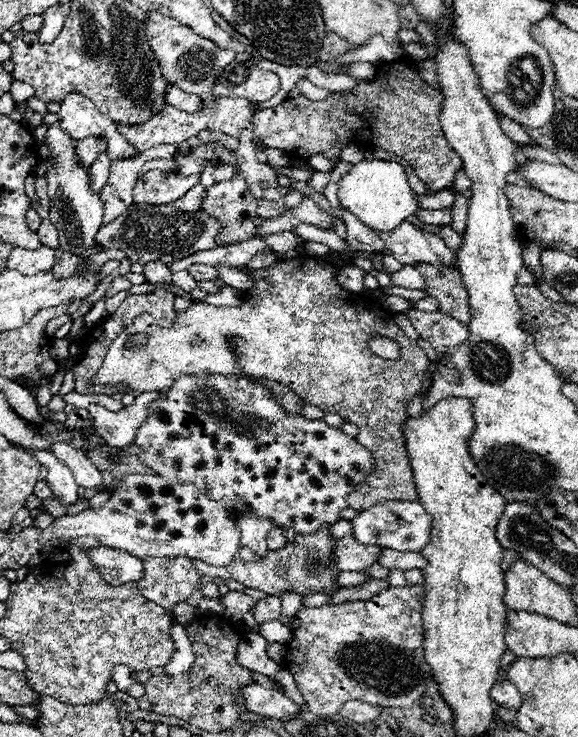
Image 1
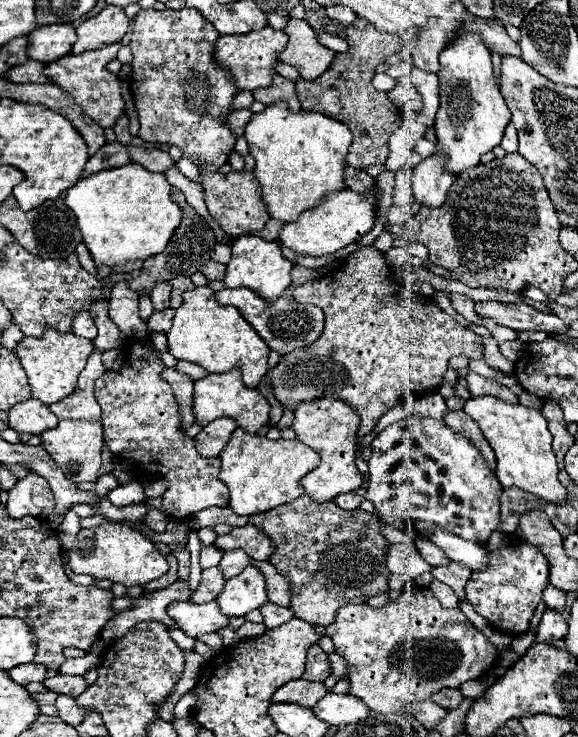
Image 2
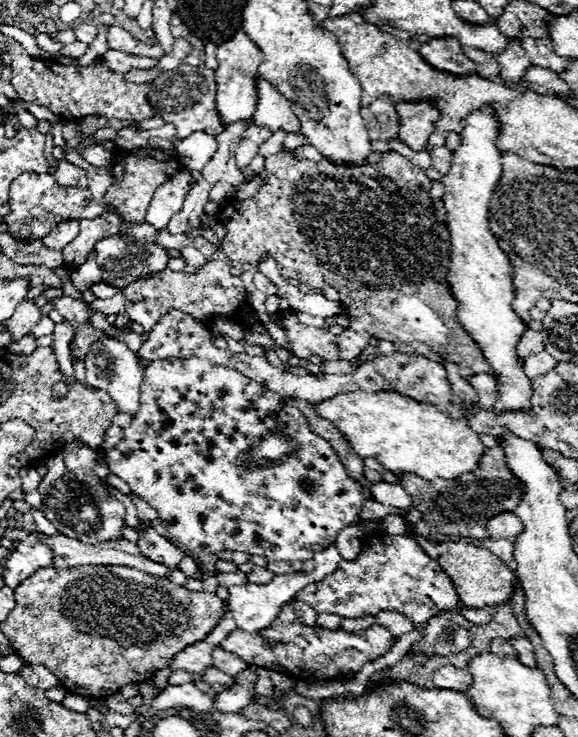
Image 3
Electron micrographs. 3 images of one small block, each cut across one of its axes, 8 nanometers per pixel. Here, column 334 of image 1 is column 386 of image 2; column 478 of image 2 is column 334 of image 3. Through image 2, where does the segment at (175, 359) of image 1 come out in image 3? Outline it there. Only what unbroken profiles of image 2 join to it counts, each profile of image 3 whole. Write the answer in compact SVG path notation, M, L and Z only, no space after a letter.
M284 312L282 322L286 326L288 342L298 358L320 356L324 360L338 360L338 346L336 336L332 336L324 328L310 328L298 322L296 312Z

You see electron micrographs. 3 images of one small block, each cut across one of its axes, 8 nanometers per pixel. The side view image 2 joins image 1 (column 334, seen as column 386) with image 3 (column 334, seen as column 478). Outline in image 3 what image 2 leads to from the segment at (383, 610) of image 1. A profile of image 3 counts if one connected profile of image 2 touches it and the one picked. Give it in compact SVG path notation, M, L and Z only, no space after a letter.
M282 606L278 618L272 622L270 628L262 630L260 634L246 634L244 630L236 628L226 642L220 642L218 648L224 648L232 654L238 654L248 664L276 664L286 668L290 674L298 678L338 678L346 674L358 674L362 664L376 660L378 656L386 654L394 642L394 636L374 624L368 630L358 634L350 634L344 630L324 630L318 626L306 626L294 614L292 606Z

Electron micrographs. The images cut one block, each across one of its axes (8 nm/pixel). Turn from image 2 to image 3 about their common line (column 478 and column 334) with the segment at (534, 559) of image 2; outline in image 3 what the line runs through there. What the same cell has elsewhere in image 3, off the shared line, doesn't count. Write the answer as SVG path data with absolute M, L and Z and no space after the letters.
M390 534L380 538L366 536L356 560L342 560L334 574L306 586L296 594L296 600L312 606L318 614L338 614L340 618L376 616L382 610L394 610L414 624L424 624L440 612L462 608L448 574L414 540Z

